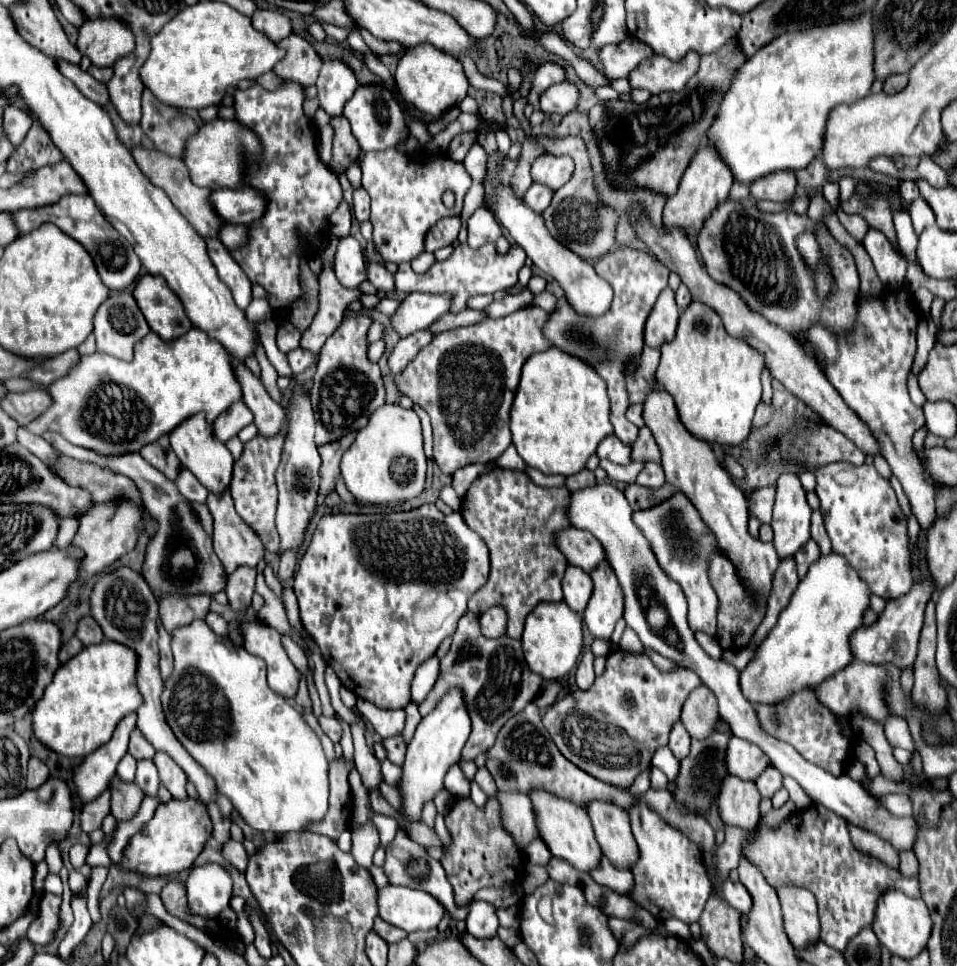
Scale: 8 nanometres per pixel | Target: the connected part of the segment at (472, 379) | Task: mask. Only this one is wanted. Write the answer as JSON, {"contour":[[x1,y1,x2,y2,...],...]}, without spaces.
{"contour":[[526,306,504,318,486,318,472,326,440,332,428,346,418,352,408,368,396,376,398,390,420,404,432,420,434,460,438,462,442,472,454,474,454,470,464,464,496,460,512,444,510,406,514,402,514,394,520,382,520,370,530,354,550,348,550,340,542,334,548,318,550,314,546,310,538,306]]}

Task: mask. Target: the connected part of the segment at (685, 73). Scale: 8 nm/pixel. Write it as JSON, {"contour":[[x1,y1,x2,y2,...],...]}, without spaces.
{"contour":[[654,54,628,76,628,82,632,88,646,88,652,94,660,94,666,90,678,92,698,70,698,60,700,56,696,54,686,54,682,62,672,62,662,54]]}

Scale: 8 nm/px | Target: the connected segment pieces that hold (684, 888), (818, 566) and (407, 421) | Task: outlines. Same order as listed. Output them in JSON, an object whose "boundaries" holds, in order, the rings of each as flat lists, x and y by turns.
{"boundaries":[[[636,804,628,814,630,814,634,838,640,848,640,860,632,868,636,884,630,896,642,908,650,910,656,918,662,918,662,920,678,918,686,924,698,922,704,910,704,904,712,892,698,846,690,842,680,830,664,822,646,804]],[[834,552,828,556,820,556,820,560,810,566,806,578,800,580,796,592,790,598,790,604,782,610,778,624,758,646,758,654,754,654,750,664,740,672,742,694,750,698,750,704,776,706,778,702,784,702,790,694,796,694,804,688,814,688,818,682,824,682,838,670,846,668,852,662,848,636,862,624,862,614,870,606,868,596,868,586,860,580,858,572,846,562,844,556,838,556]],[[386,404,380,410,376,410,370,416,368,426,364,426,354,444,344,452,342,462,340,462,342,478,346,482,346,488,356,496,356,500,364,504,388,504,388,502,404,502,414,496,418,496,424,490,426,482,426,454,422,446,422,428,420,428,420,418,416,416,414,410,406,410,398,404]]]}

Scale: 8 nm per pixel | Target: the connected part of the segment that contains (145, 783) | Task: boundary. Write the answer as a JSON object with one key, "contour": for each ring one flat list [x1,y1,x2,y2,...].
{"contour":[[138,760,138,770,136,770,136,780,134,780,144,794,154,796,158,792,160,786,160,778,158,778,158,770,154,766,152,760]]}

